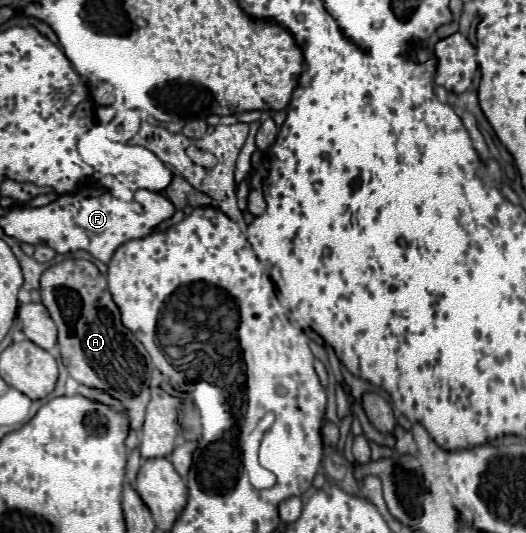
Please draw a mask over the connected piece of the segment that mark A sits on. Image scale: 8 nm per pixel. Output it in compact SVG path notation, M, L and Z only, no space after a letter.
M64 259L62 263L56 263L42 273L40 297L42 297L42 305L48 309L50 317L58 327L58 347L60 347L62 363L68 369L70 377L82 385L100 389L110 397L118 399L126 409L126 417L130 419L130 429L140 431L144 423L144 409L150 401L150 385L148 379L144 377L150 377L154 365L150 361L148 351L142 347L136 335L126 331L126 327L120 323L120 311L112 301L112 295L106 285L106 277L90 261Z

